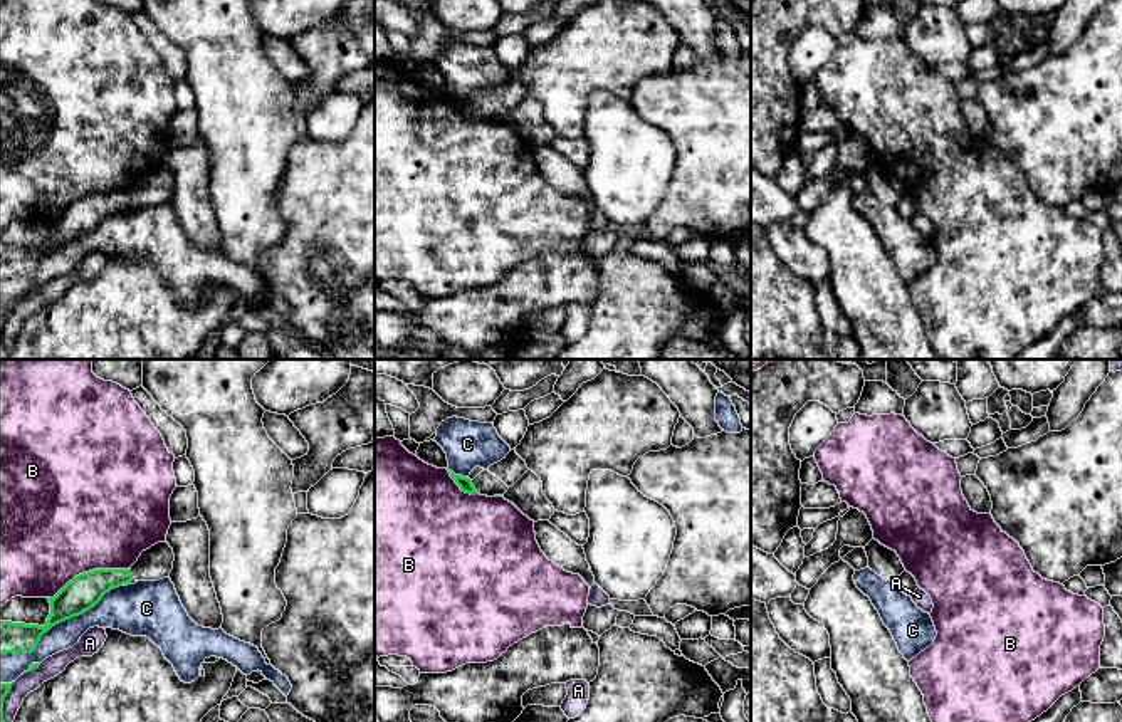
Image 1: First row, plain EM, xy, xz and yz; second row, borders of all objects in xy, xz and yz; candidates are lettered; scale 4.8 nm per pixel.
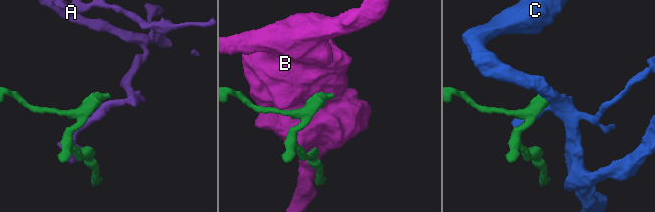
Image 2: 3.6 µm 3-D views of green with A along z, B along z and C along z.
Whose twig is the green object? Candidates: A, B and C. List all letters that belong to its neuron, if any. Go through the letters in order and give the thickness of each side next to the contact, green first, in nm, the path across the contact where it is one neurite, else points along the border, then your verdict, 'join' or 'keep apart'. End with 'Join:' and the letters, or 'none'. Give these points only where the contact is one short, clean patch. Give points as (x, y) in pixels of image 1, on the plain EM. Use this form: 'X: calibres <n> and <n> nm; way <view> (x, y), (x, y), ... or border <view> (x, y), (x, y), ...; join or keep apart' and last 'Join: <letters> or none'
A: calibres 50 and 90 nm; keep apart
B: calibres 170 and 500 nm; keep apart
C: calibres 170 and 140 nm; keep apart
Join: none

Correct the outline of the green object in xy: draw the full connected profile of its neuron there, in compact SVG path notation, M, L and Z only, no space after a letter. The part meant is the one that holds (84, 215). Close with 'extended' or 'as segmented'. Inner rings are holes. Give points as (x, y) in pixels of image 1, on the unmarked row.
M165 165L143 175L129 193L94 193L76 200L54 222L47 222L50 238L44 250L0 245L0 279L32 277L44 257L66 243L89 235L111 213L133 203L158 205L170 201L173 185L173 173Z; extended

